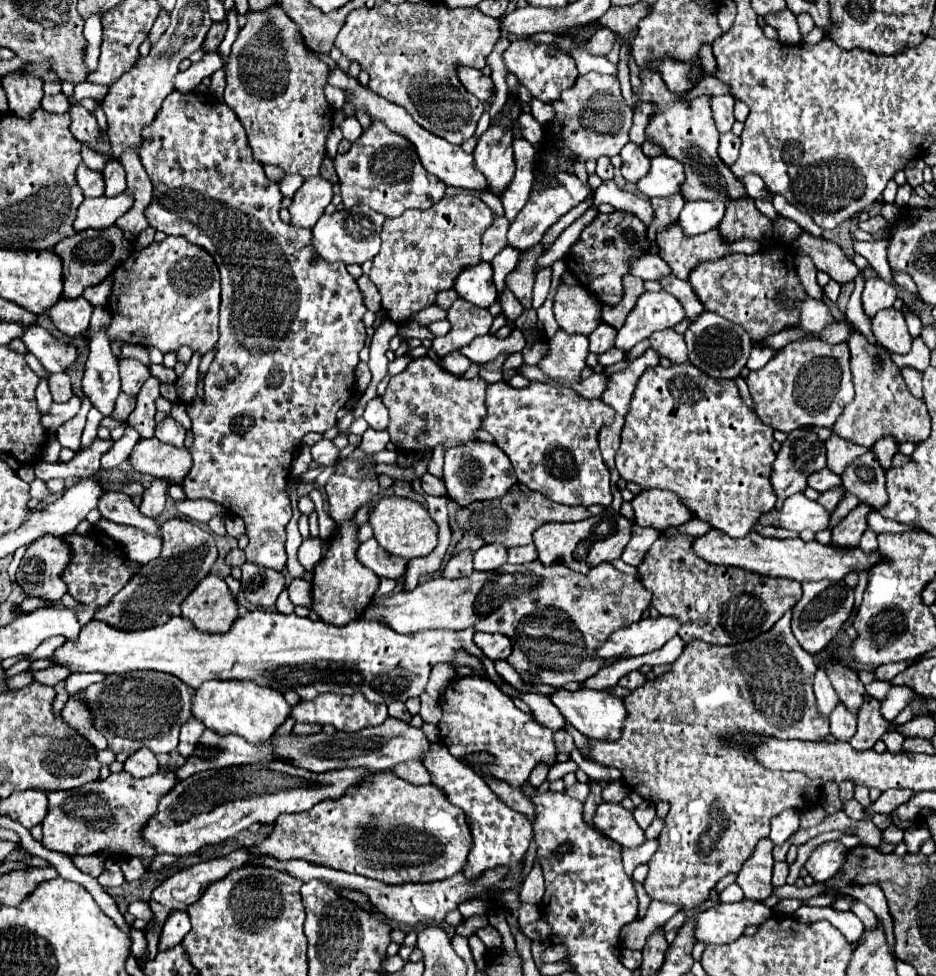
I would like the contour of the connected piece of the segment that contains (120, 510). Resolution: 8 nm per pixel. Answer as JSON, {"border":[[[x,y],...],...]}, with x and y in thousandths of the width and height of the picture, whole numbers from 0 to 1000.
{"border":[[[111,504],[107,508],[105,514],[105,523],[111,531],[124,535],[124,537],[135,537],[135,539],[143,539],[156,547],[162,549],[171,549],[169,539],[165,535],[165,531],[158,531],[154,527],[150,527],[150,523],[141,516],[141,510],[130,506],[130,504]]]}

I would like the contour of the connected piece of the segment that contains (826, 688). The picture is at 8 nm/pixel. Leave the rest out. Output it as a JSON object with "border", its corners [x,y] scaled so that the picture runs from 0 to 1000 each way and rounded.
{"border":[[[874,684],[872,693],[870,693],[870,711],[874,717],[874,727],[878,727],[878,732],[887,732],[887,727],[891,727],[891,723],[895,721],[895,713],[882,693],[880,684]]]}

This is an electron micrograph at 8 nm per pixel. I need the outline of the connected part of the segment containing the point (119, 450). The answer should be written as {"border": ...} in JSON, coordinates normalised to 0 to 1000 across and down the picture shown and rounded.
{"border":[[[137,436],[135,443],[132,443],[132,447],[126,453],[122,453],[122,457],[109,467],[109,477],[111,480],[122,480],[122,477],[130,475],[132,471],[137,471],[137,467],[141,463],[143,455],[147,453],[147,449],[150,449],[150,445],[143,439]]]}

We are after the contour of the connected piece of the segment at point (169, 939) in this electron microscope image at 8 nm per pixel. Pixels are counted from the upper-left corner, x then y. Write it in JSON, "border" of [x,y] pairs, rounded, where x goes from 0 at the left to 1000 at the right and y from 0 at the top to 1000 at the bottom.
{"border":[[[186,932],[186,934],[177,941],[177,947],[173,949],[169,973],[186,971],[188,967],[194,965],[194,961],[197,961],[201,955],[203,955],[201,934],[199,934],[199,932]]]}

